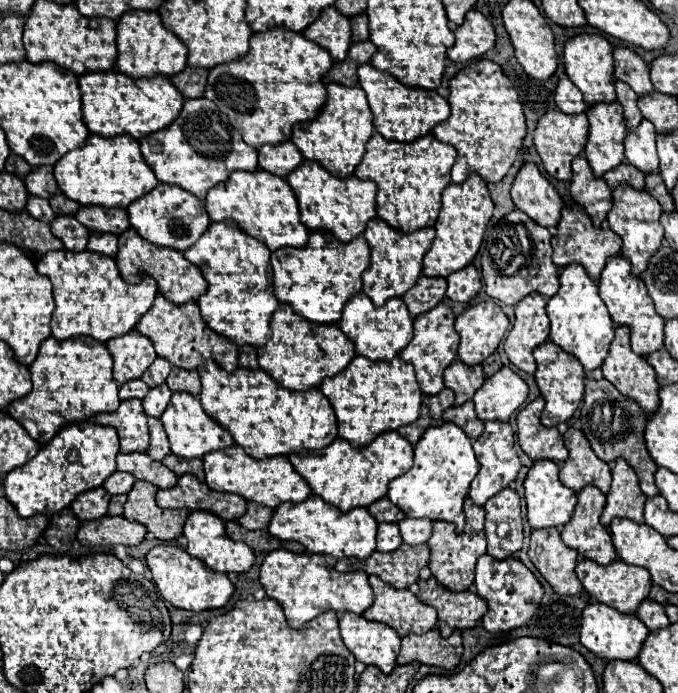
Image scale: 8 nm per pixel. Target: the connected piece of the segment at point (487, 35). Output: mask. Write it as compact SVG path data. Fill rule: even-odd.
M477 10L467 12L467 20L455 30L455 38L455 46L449 52L453 62L475 60L495 46L495 30L491 22Z

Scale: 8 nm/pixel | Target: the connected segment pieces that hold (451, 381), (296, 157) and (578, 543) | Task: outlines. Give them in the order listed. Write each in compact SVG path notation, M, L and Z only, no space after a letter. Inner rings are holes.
M455 360L447 368L443 380L445 386L455 392L455 406L461 406L463 402L471 400L473 394L483 386L485 374L481 366L467 366L461 360Z
M283 142L277 148L271 146L259 148L259 168L281 178L291 174L301 164L301 160L303 156L293 142Z
M589 486L577 494L579 502L571 522L563 528L561 538L569 548L575 548L583 558L597 564L611 564L617 560L615 546L609 532L601 526L599 518L605 508L605 496L599 488Z

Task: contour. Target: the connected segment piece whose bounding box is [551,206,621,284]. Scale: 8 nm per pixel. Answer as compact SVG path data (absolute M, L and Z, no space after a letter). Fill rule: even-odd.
M579 206L563 210L563 216L561 216L557 232L555 232L553 240L551 240L551 246L553 246L553 262L555 262L555 266L565 268L565 266L569 266L573 262L581 264L595 284L599 282L601 270L607 264L607 258L621 254L621 240L619 240L619 236L615 236L609 228L607 230L595 230L591 218Z

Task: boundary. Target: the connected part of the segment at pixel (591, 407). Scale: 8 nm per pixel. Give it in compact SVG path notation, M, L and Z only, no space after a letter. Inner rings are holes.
M605 378L603 380L585 380L585 396L581 404L581 432L589 440L593 452L607 464L617 458L627 460L639 476L641 490L651 498L659 496L659 488L655 486L657 464L647 456L647 448L643 444L643 432L647 426L647 414L639 408L639 404L631 398L625 398L619 390L615 390Z

